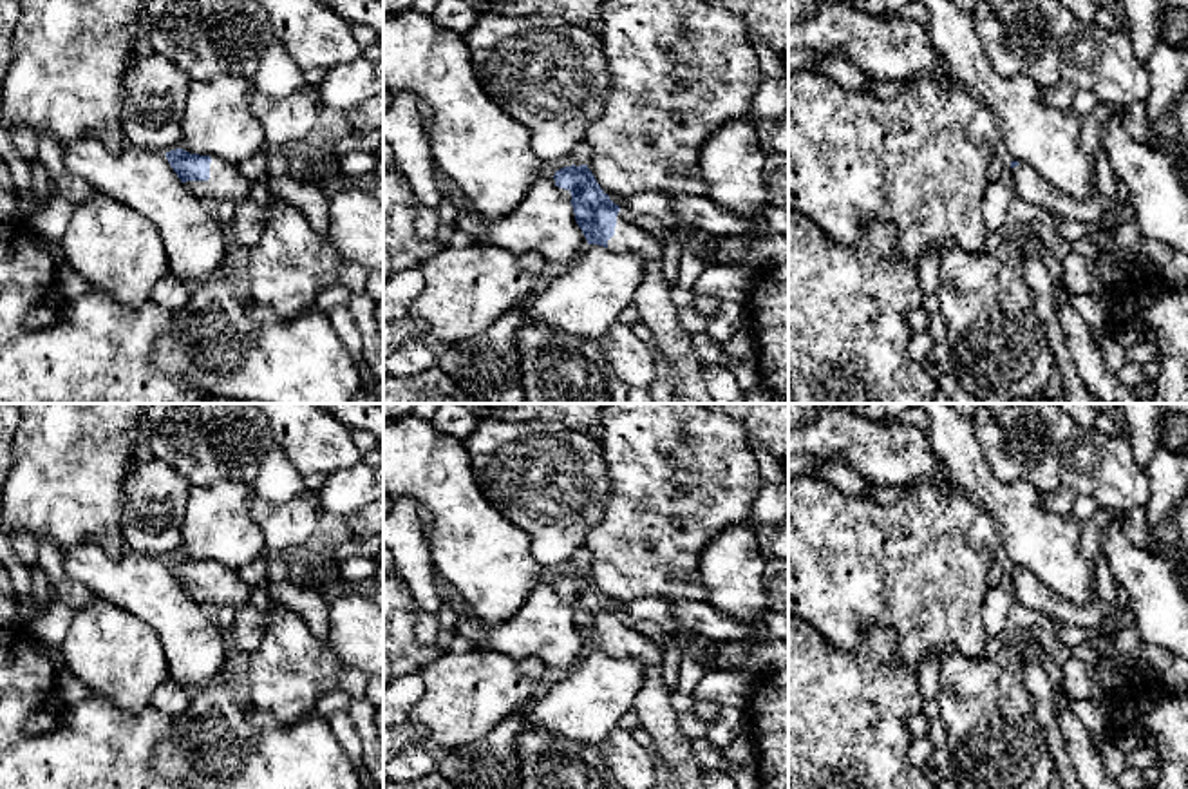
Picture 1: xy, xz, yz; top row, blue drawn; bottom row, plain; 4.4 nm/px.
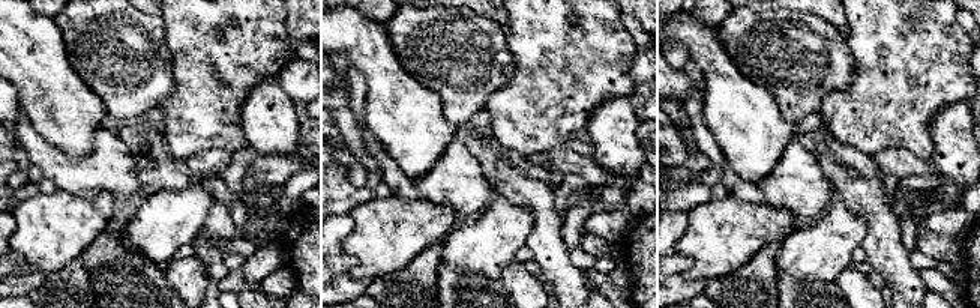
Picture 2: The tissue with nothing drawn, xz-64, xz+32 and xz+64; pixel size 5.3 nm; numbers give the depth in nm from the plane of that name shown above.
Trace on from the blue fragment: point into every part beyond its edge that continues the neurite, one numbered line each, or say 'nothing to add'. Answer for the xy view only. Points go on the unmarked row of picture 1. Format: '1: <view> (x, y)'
1: xy (225, 589)

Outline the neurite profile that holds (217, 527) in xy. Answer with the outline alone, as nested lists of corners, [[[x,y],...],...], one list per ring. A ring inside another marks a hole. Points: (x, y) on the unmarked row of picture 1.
[[[217,481],[190,487],[179,554],[222,565],[233,572],[268,552],[264,530],[250,514],[251,485]]]

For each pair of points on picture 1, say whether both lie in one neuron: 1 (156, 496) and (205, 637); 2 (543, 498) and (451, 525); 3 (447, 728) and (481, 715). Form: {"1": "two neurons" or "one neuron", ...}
{"1": "two neurons", "2": "two neurons", "3": "one neuron"}

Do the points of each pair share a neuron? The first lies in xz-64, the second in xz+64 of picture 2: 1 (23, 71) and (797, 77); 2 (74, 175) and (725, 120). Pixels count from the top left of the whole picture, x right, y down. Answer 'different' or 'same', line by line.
1: different
2: different

